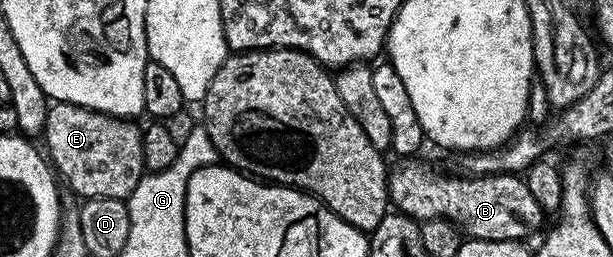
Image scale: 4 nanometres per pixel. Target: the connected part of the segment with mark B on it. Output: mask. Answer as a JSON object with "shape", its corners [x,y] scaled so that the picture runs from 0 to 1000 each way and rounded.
{"shape":[[[659,623],[653,658],[639,654],[635,673],[636,794],[664,844],[674,844],[685,868],[721,844],[737,875],[747,875],[762,922],[812,938],[853,938],[887,887],[886,813],[876,774],[869,774],[852,685],[812,673],[790,689],[734,689],[684,623]]]}

